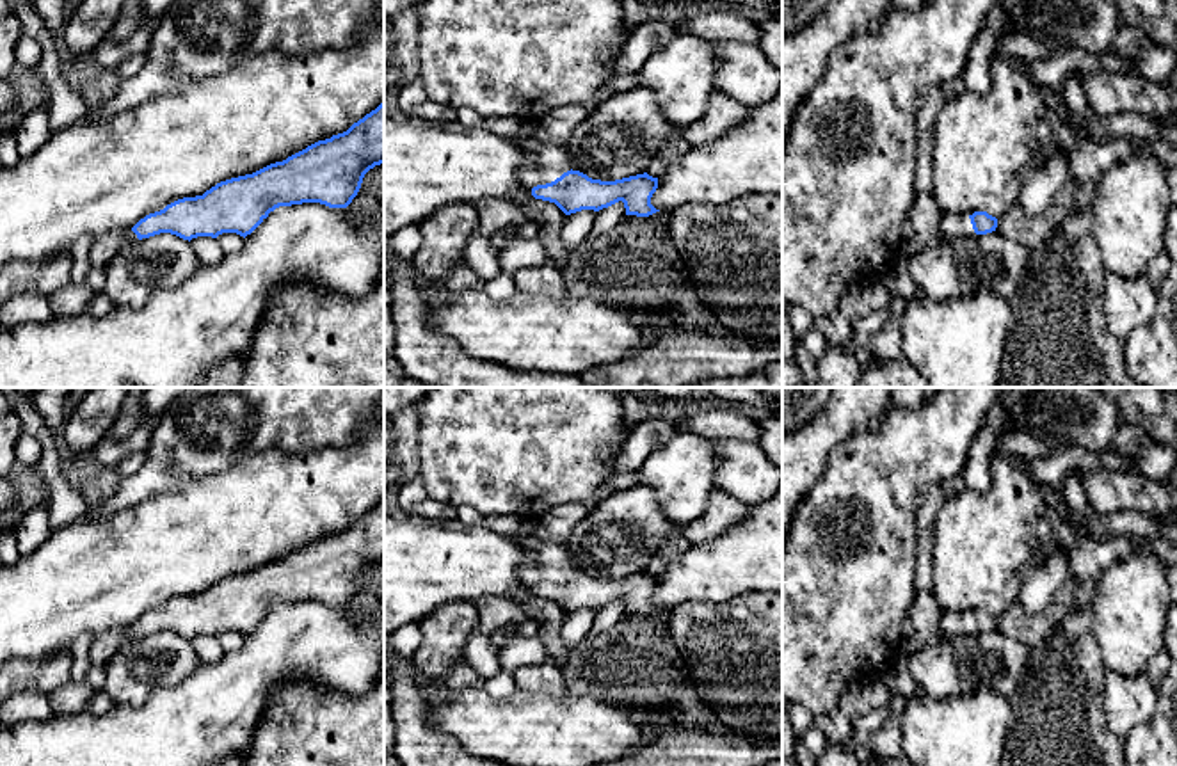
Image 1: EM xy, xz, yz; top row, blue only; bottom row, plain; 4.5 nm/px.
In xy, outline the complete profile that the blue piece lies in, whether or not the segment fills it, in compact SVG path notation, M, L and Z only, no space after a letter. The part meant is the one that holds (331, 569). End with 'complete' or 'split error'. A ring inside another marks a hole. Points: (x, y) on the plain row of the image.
M384 501L347 530L318 539L283 560L217 581L203 594L183 595L140 617L124 638L160 631L183 638L251 633L279 604L320 601L347 606L364 572L384 562Z | split error

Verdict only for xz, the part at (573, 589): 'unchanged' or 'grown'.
grown

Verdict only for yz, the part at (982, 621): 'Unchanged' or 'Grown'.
Grown

